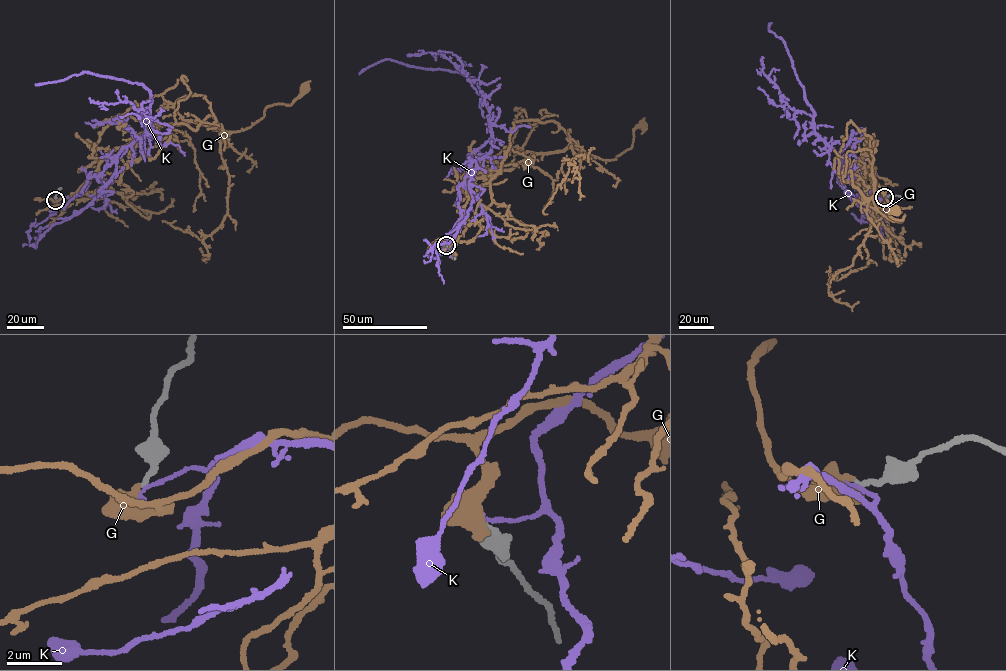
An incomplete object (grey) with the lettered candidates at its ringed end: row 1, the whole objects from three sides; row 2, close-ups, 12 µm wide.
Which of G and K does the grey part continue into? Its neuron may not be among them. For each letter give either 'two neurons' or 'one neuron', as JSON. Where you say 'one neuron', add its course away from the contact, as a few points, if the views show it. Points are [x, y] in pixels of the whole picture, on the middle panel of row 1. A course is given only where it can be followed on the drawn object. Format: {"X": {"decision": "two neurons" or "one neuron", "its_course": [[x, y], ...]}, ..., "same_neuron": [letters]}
{"G": {"decision": "two neurons"}, "K": {"decision": "two neurons"}, "same_neuron": []}

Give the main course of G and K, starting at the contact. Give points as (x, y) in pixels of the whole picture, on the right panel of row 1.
G: (884, 197), (884, 213), (842, 182), (834, 158), (900, 222), (895, 210)
K: (884, 197), (862, 192), (841, 168), (848, 160), (814, 131), (814, 110), (771, 23)

